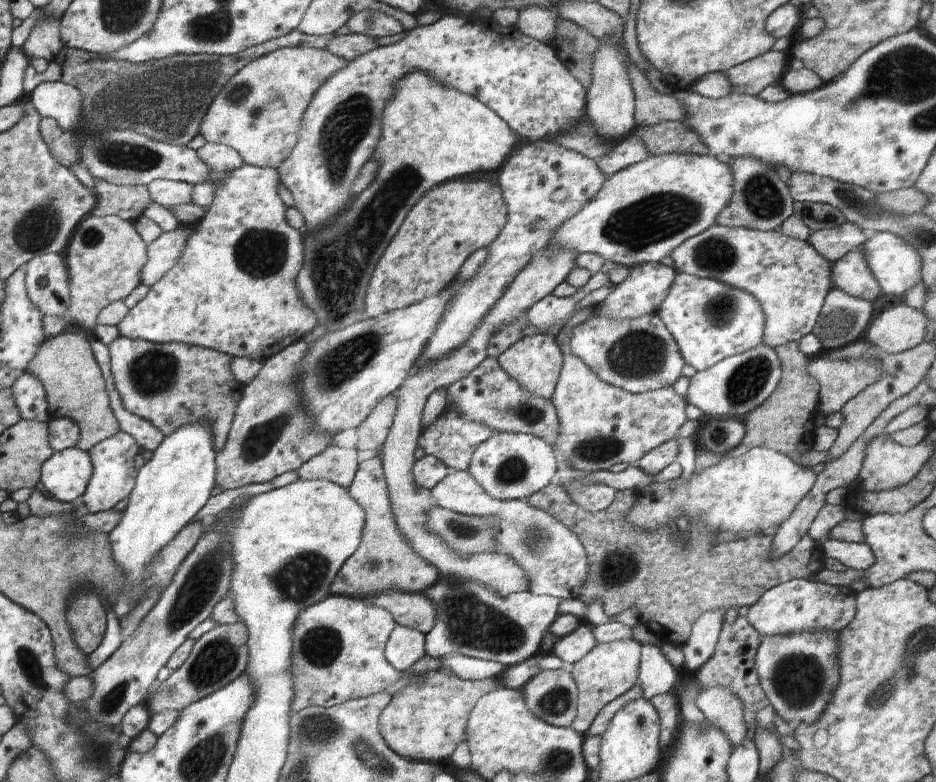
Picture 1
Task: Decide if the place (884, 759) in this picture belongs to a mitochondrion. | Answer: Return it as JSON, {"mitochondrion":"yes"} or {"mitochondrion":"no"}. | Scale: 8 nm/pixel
{"mitochondrion":"no"}

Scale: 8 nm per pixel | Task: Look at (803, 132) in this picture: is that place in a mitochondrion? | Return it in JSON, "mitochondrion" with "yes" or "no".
{"mitochondrion":"no"}

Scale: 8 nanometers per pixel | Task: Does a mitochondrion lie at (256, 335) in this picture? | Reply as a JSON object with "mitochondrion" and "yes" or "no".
{"mitochondrion":"no"}

